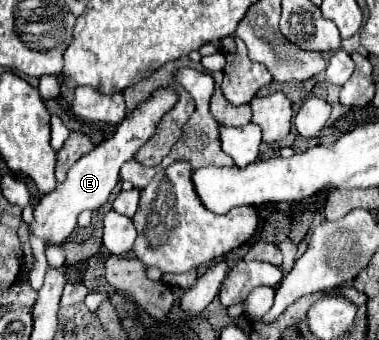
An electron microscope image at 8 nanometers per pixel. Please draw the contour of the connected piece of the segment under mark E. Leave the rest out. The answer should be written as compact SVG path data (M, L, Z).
M170 88L154 92L148 102L138 106L136 112L132 112L124 122L118 124L118 130L110 140L104 140L92 152L82 156L82 160L78 160L70 168L66 180L58 184L54 192L40 198L38 206L34 208L34 222L30 224L30 234L42 238L46 244L64 244L78 226L78 214L84 210L94 212L108 200L110 192L118 184L120 166L130 160L132 154L154 134L156 122L162 118L164 112L174 106L176 100L178 96Z

